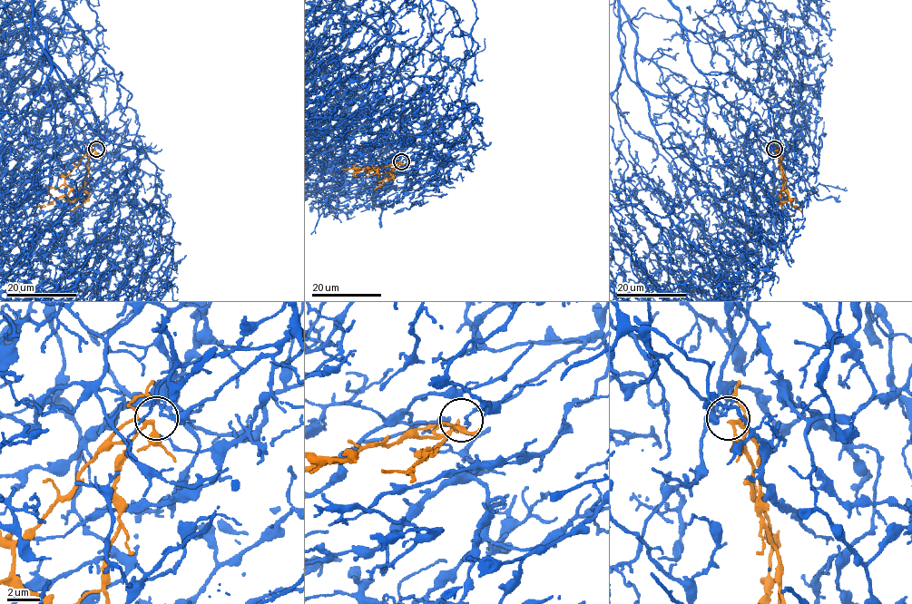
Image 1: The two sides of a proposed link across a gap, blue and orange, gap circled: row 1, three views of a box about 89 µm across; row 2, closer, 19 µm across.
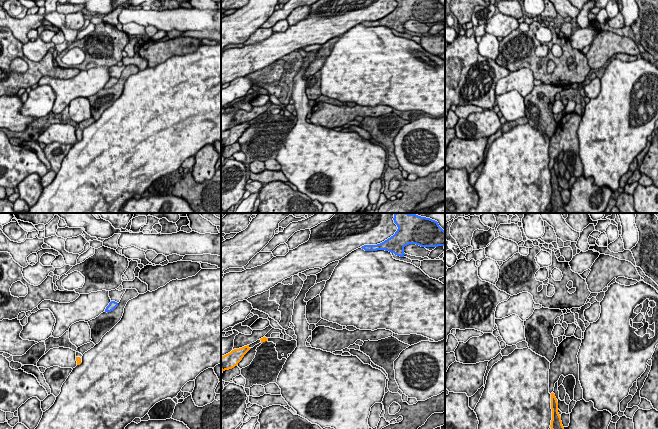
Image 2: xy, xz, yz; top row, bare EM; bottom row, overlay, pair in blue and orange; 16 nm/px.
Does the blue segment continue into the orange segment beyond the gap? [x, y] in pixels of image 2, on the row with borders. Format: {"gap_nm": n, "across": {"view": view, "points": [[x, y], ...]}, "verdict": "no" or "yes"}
{"gap_nm": 850, "across": {"view": "xy", "points": [[105, 311], [79, 357]]}, "verdict": "yes"}

